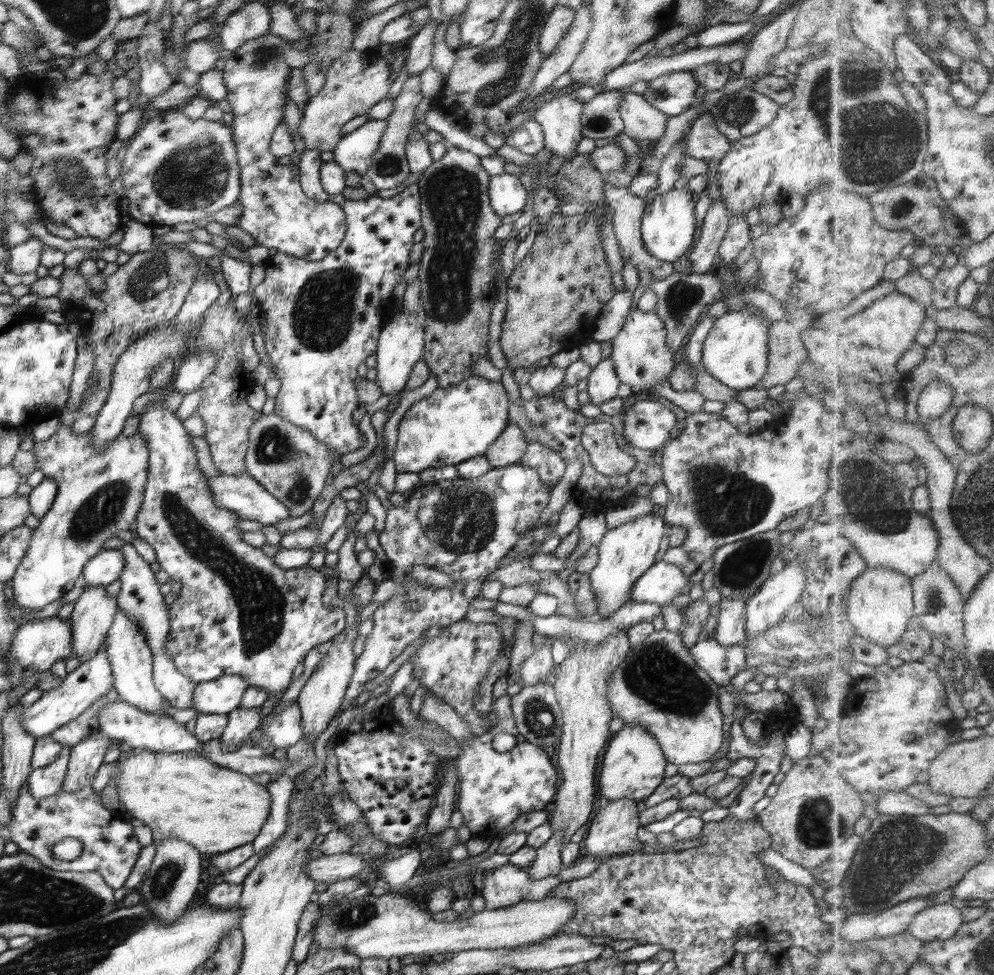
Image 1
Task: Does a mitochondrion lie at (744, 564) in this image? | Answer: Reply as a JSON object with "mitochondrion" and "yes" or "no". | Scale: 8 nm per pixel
{"mitochondrion":"yes"}

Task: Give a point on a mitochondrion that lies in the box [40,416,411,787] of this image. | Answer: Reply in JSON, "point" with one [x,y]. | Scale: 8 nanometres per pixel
{"point":[261,600]}

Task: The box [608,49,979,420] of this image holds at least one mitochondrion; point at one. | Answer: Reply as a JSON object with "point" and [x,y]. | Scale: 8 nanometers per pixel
{"point":[879,143]}

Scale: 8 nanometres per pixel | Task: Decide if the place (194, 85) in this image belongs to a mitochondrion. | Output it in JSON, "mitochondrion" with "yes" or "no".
{"mitochondrion":"no"}

